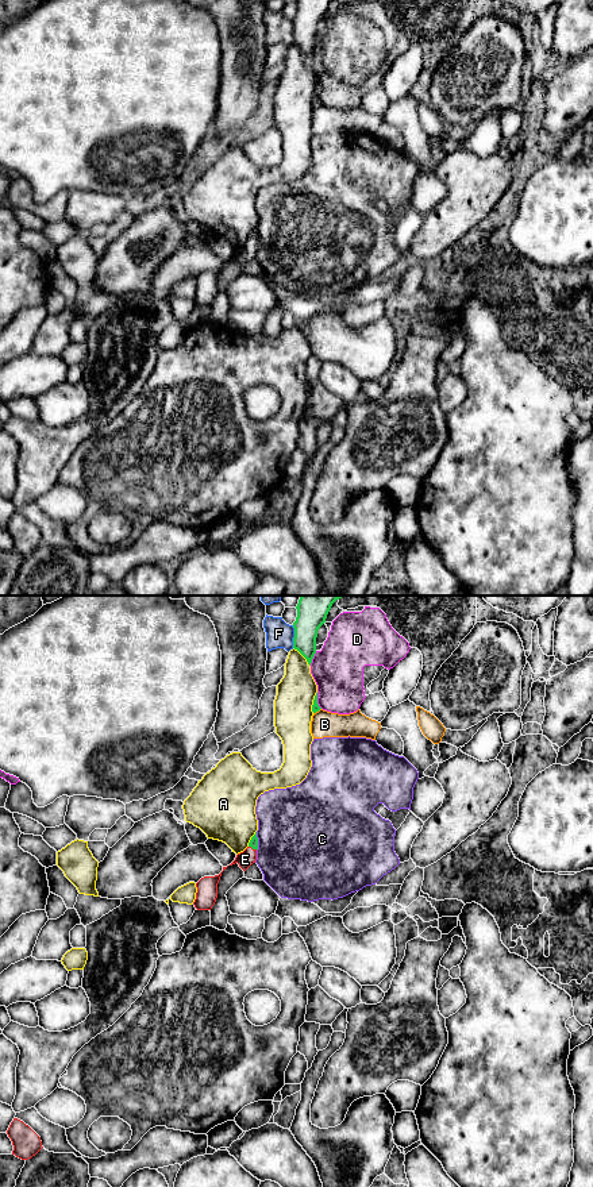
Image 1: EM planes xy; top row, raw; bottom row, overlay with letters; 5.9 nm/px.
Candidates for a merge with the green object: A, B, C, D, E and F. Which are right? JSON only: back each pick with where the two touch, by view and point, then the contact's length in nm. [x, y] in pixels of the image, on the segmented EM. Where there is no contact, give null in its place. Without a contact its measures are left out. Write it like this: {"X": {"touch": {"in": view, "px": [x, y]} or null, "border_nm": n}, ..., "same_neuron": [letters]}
{"E": {"touch": {"in": "xy", "px": [253, 848]}, "border_nm": 50}, "same_neuron": ["E"]}

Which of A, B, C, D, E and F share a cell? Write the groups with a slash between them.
A / B / C / D / E / F

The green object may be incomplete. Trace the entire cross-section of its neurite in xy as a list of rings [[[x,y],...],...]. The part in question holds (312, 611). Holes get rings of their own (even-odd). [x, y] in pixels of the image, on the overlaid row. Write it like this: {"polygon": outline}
{"polygon": [[[301,596],[297,617],[293,623],[293,648],[297,650],[311,666],[316,654],[316,637],[319,628],[326,623],[332,604],[343,596]]]}

